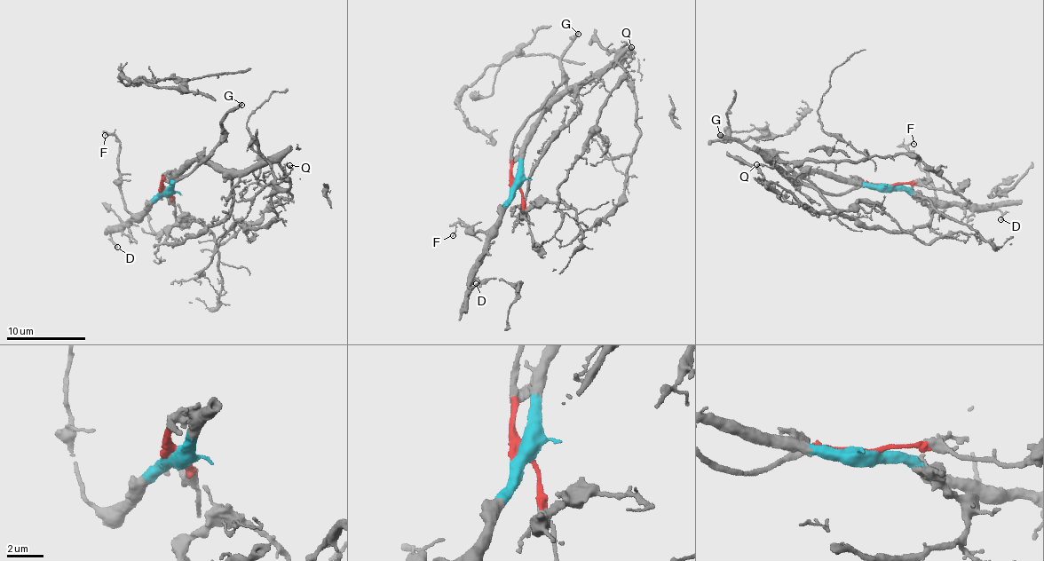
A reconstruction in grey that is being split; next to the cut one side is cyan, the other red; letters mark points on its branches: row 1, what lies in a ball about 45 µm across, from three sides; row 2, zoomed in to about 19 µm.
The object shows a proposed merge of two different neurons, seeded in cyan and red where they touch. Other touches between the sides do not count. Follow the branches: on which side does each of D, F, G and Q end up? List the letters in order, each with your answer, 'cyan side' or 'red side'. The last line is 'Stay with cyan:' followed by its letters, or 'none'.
D: cyan side
F: cyan side
G: red side
Q: cyan side
Stay with cyan: D, F, Q

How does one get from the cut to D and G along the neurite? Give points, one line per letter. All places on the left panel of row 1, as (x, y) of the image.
D: (165, 191), (164, 195), (148, 210), (112, 233), (117, 247)
G: (165, 191), (163, 176), (164, 178), (175, 179), (188, 175), (220, 138), (223, 121), (230, 110), (242, 104)

